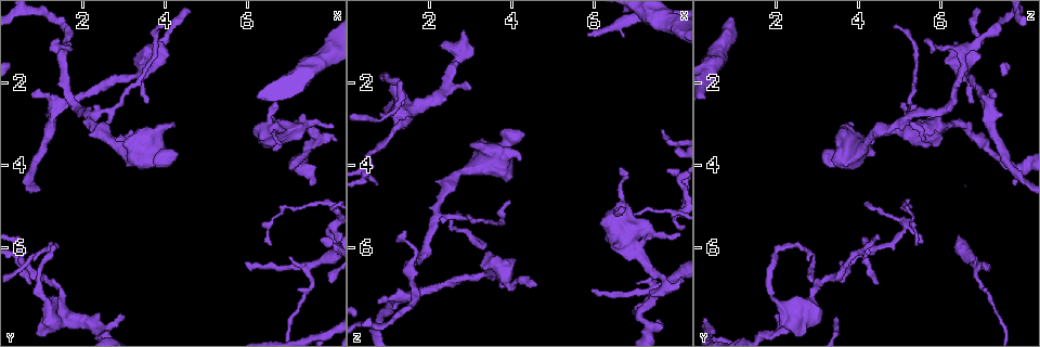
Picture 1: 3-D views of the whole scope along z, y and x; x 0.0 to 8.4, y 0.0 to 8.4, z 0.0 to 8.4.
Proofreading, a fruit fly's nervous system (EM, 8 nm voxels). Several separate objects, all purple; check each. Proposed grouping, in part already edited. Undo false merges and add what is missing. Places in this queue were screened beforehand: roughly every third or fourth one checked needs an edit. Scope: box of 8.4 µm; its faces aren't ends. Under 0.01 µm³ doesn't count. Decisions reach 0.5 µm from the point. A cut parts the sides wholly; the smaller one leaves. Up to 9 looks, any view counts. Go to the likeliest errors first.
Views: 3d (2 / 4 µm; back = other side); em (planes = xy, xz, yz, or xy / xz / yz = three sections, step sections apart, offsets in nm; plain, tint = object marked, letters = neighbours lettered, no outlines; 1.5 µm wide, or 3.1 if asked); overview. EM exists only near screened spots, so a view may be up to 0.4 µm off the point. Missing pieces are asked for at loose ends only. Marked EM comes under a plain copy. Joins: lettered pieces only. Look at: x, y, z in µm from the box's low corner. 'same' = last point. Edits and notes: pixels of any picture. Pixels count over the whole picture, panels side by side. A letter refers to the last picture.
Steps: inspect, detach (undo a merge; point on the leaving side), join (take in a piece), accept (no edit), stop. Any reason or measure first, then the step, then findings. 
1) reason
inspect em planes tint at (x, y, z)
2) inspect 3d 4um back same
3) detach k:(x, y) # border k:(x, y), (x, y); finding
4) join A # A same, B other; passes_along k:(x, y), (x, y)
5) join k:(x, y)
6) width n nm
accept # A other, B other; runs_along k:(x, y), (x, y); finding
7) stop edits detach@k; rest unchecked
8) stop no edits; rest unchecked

free end
inspect 3d 4um at (0.80, 2.35, 7.20)

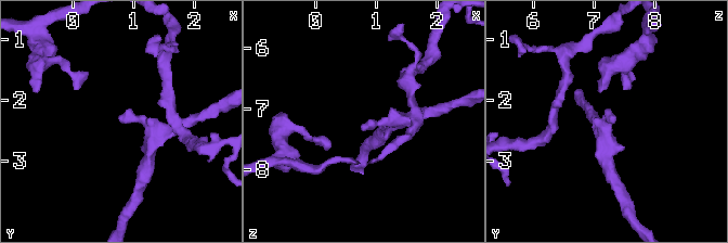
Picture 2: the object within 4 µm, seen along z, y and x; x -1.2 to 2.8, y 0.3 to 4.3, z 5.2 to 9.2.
shape alone is not enough
inspect em planes letters at (0.80, 2.35, 7.20)

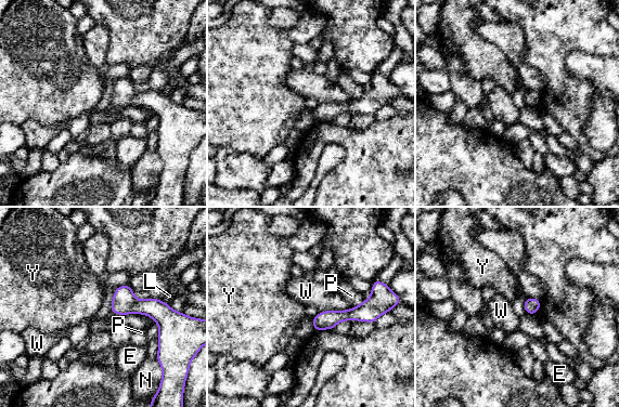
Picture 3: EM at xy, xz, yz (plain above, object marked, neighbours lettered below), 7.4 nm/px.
longest_contact W 240 nm
accept # E other, L other, N other, P other, W other, Y other; no lettered piece goes on from it

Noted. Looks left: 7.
calibre changes
inspect em yz step 4 tint at (7.30, 4.10, 7.95)

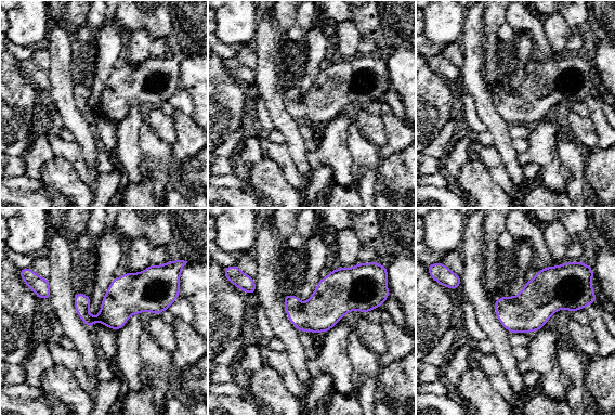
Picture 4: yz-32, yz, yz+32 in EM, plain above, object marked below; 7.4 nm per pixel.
see the neighbours
inspect em yz step 4 letters same

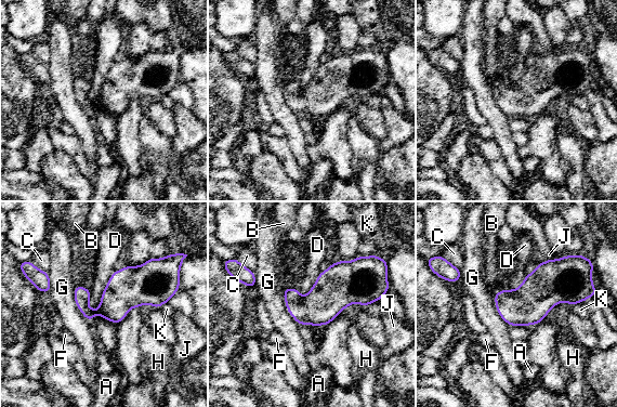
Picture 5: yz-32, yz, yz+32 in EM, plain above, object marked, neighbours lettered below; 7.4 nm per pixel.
longest_contact D 340 nm
accept # A other, B other, C other, D other, F other, G other, H other, J other, K other; one neuron here

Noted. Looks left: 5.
sudden change in width
inspect 3d 4um at (1.05, 7.25, 1.90)

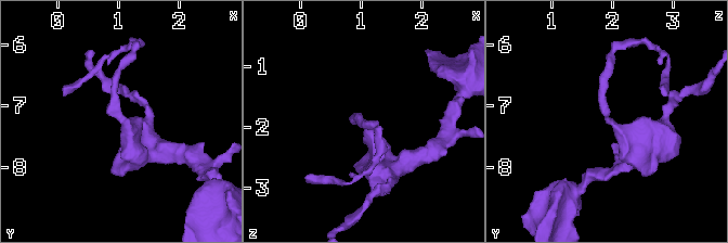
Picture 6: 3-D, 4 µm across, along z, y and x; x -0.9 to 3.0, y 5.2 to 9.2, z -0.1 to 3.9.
need the tissue
inspect em planes letters at (1.05, 7.15, 1.90)

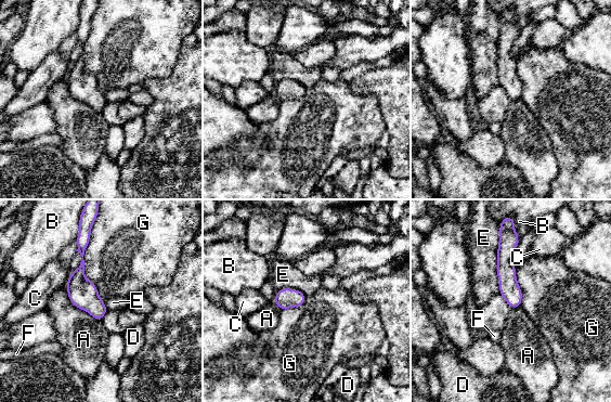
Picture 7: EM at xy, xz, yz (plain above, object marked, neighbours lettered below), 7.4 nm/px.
accept # A other, B other, C other, D other, E other, F other, G other; runs_along 7:(82, 241), (80, 290), (99, 316); continuous, no second neuron

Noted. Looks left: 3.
tapers out
inspect 3d 2um at (6.65, 2.50, 5.10)

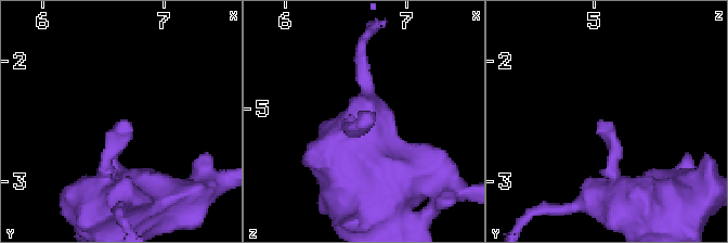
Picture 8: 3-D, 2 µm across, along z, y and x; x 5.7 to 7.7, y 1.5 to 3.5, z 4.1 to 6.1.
need the tissue
inspect em 3.1um planes letters at (6.70, 2.54, 5.08)

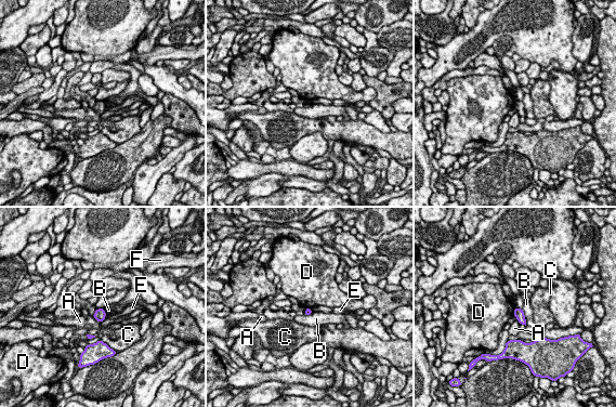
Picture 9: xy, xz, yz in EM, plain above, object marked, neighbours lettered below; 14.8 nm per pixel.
longest_contact B 260 nm
accept # A other, B other, C other, D other, E other, F other; border 9:(521, 309), (526, 324); none of them fits

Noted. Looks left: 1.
stop no edits; rest unchecked

